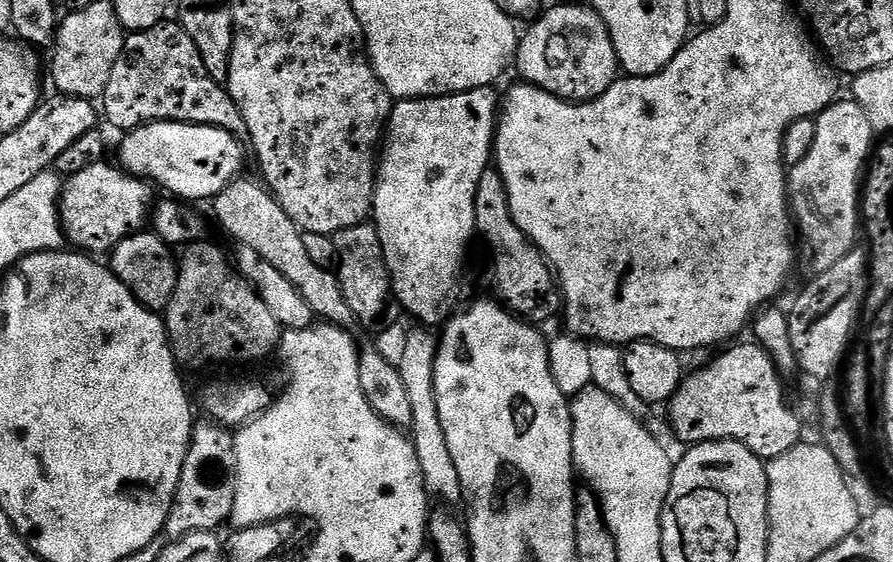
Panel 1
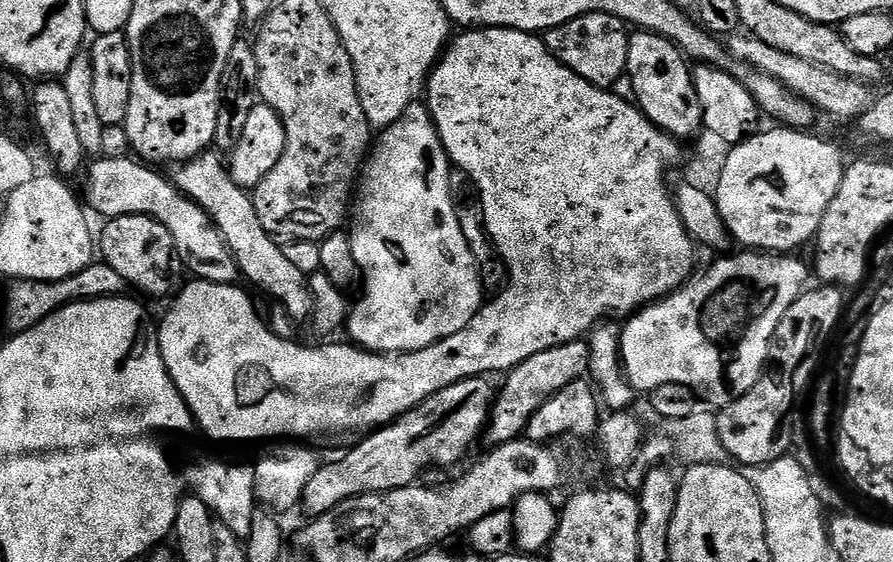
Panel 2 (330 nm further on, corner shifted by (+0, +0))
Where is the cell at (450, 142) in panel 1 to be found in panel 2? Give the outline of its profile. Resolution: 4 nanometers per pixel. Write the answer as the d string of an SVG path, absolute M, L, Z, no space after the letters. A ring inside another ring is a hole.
M420 102L410 105L398 122L383 129L369 151L358 181L358 199L350 212L352 253L362 273L364 293L351 309L346 329L361 348L370 352L417 352L450 338L450 334L458 334L485 303L480 266L466 242L466 234L462 234L457 205L452 204L448 168L450 161L436 124Z

